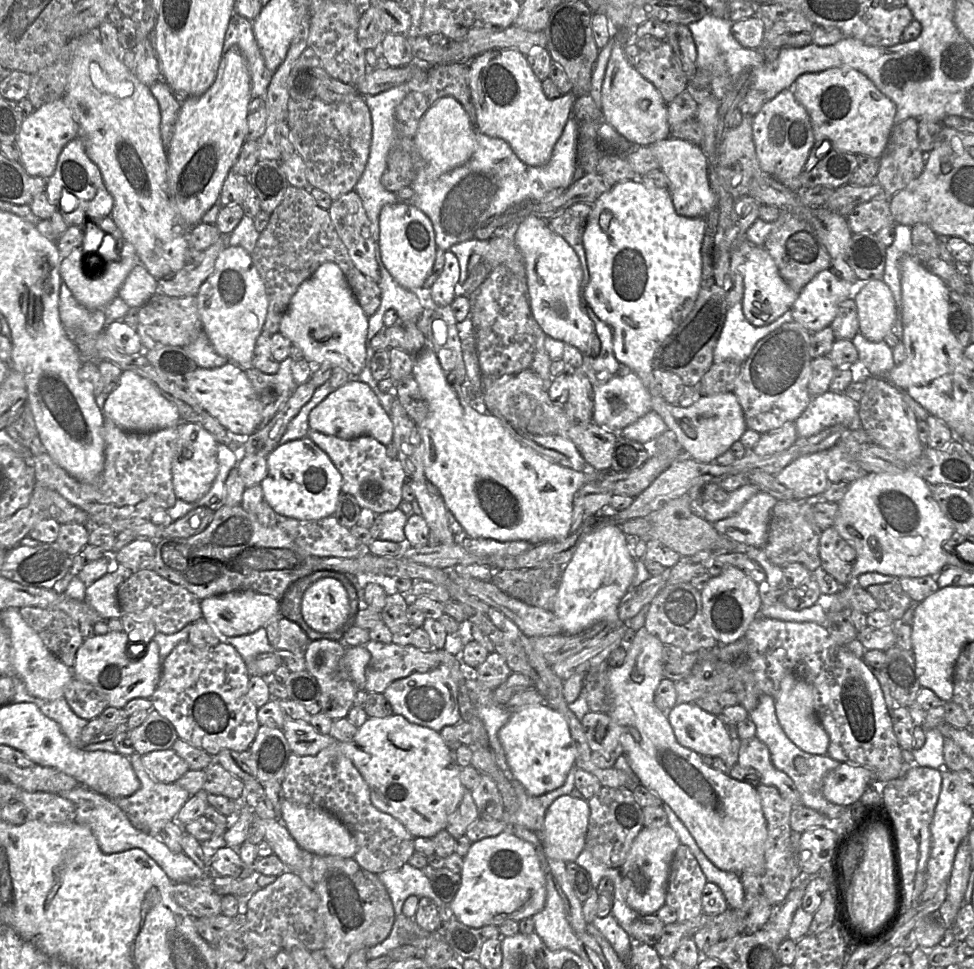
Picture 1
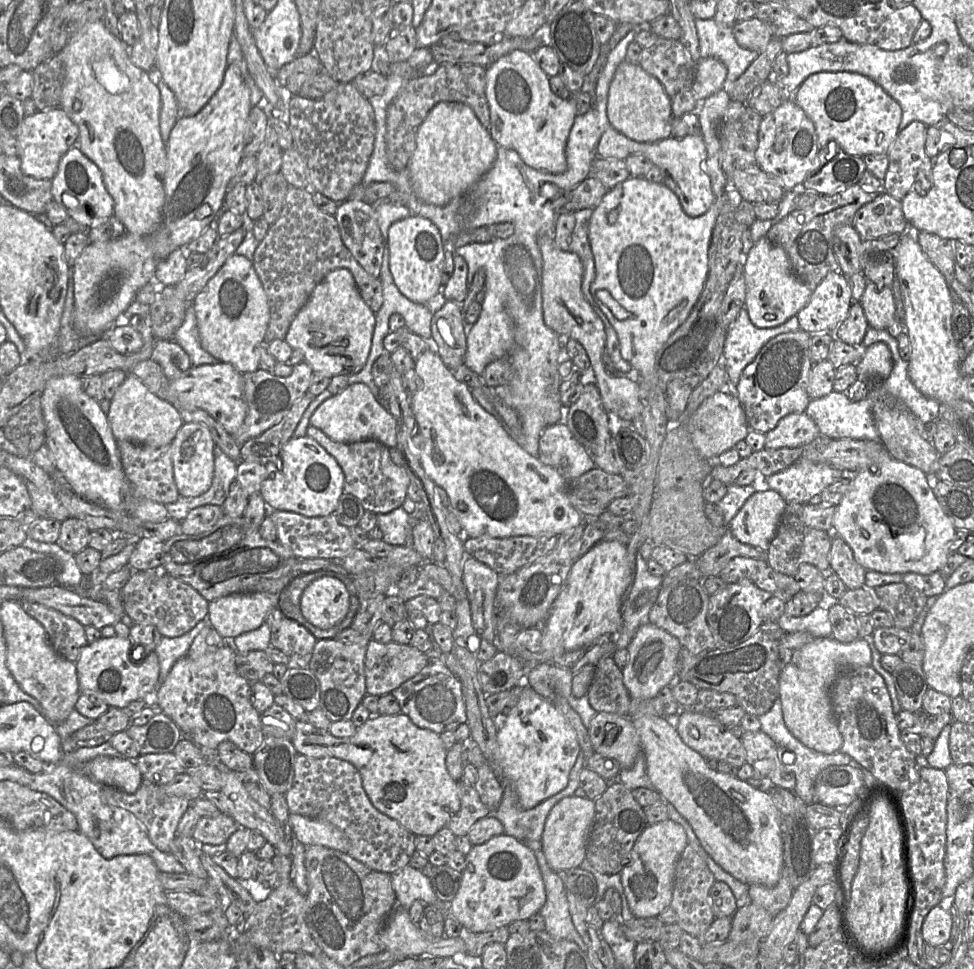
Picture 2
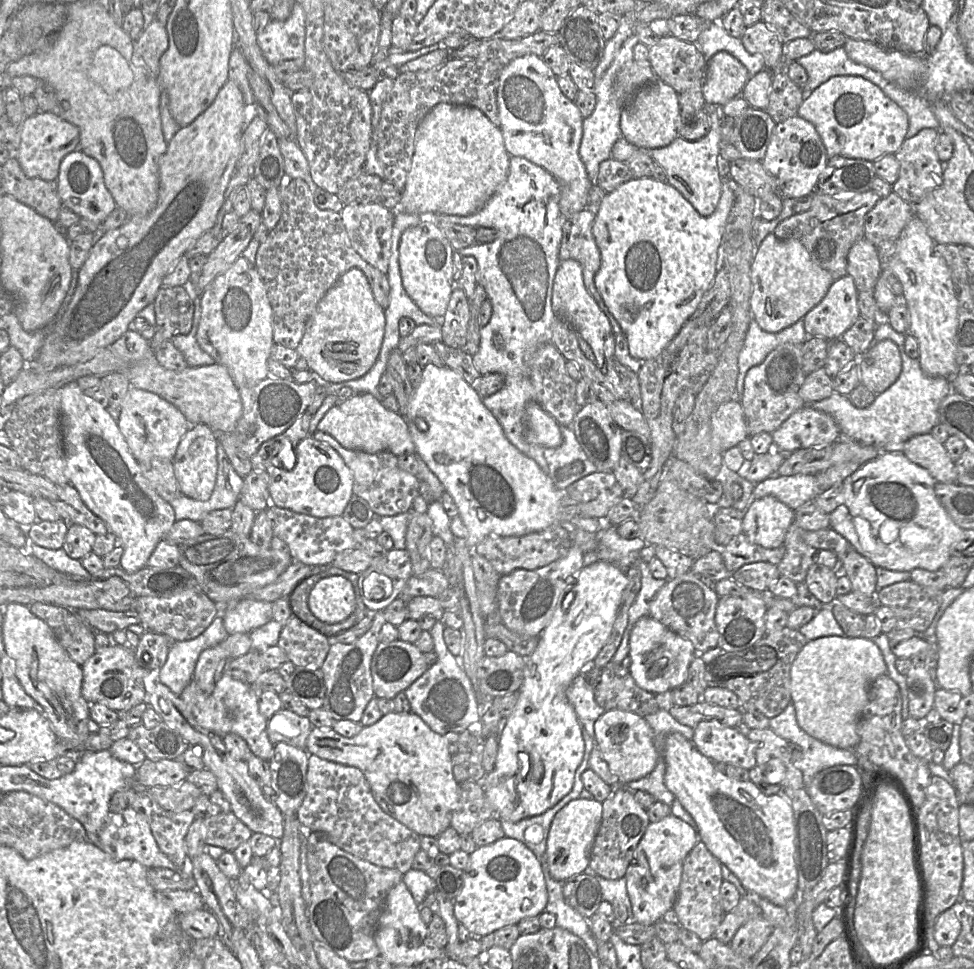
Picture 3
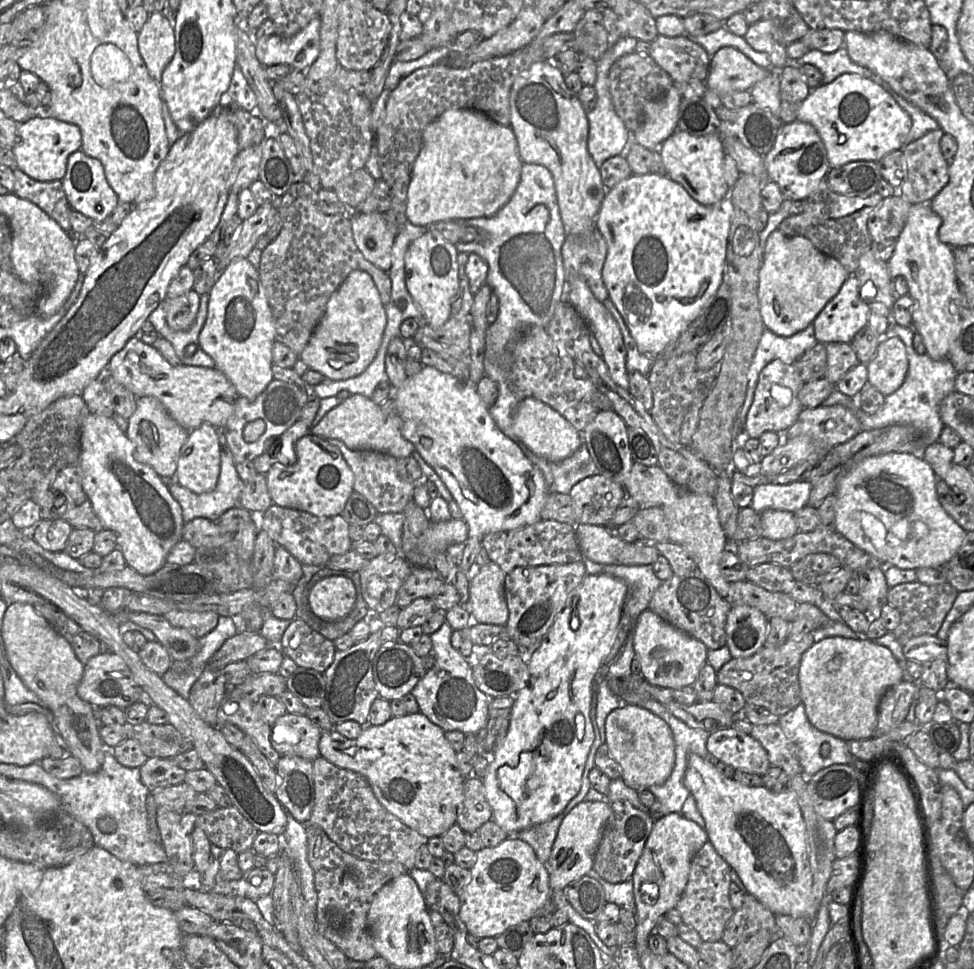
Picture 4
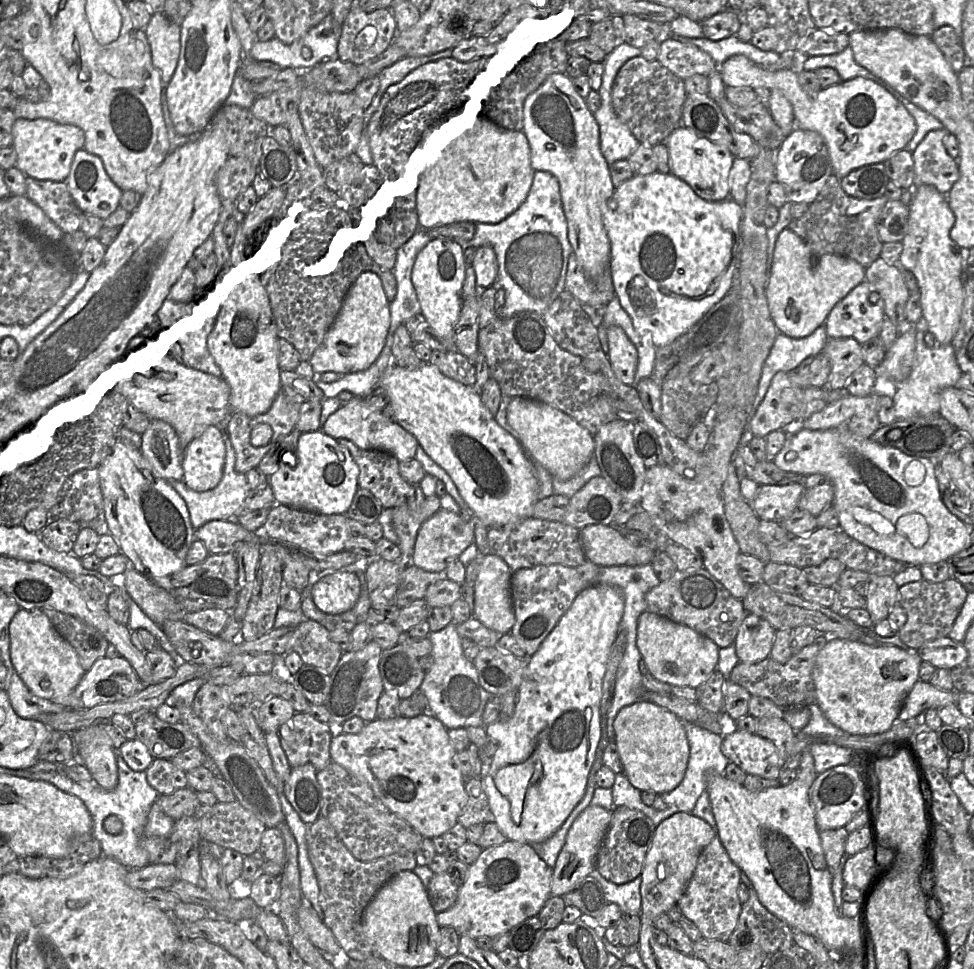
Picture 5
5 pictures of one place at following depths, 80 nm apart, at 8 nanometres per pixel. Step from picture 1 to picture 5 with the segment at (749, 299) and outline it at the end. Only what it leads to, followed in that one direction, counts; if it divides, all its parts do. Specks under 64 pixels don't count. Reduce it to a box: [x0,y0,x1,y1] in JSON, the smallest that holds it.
[766,228,866,338]

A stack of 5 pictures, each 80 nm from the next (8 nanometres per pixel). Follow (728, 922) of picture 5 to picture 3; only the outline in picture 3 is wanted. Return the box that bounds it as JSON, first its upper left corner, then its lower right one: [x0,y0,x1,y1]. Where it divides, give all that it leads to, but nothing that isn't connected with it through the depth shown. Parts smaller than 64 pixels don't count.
[673,841,725,941]

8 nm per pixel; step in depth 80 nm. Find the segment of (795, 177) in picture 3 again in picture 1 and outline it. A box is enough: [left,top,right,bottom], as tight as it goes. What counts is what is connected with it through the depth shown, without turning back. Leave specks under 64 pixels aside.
[752,89,815,180]

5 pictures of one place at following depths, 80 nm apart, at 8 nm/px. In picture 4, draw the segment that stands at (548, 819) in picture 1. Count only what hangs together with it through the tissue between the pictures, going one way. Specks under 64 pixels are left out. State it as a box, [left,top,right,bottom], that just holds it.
[547,800,610,890]

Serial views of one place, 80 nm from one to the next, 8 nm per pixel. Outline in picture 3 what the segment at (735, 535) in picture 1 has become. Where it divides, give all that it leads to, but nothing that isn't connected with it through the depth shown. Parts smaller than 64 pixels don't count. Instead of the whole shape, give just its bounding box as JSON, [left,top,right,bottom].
[742,496,795,549]

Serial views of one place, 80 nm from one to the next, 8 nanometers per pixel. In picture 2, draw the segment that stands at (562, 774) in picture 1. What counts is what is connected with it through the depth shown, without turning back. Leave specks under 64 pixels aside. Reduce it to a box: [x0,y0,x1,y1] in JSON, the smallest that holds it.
[497,683,581,809]

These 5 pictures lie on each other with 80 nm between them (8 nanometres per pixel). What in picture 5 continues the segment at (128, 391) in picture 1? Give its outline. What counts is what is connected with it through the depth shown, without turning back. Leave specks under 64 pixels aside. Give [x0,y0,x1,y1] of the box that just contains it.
[140,419,182,481]

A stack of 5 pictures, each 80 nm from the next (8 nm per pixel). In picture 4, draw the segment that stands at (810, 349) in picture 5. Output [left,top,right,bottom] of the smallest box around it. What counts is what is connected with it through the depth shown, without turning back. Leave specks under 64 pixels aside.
[735,325,819,446]

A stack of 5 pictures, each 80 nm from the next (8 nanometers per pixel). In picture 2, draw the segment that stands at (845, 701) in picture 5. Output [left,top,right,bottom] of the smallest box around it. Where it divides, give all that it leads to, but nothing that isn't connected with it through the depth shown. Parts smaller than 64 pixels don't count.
[779,636,872,754]

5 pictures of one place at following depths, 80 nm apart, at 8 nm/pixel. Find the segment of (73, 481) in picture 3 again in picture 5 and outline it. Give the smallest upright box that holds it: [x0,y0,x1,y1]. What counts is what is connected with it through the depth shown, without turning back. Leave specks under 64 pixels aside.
[99,440,195,581]

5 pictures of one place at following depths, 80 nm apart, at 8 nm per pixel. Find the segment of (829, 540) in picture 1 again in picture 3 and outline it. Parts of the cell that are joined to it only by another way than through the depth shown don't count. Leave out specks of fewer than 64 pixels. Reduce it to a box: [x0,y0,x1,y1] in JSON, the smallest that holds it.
[839,548,878,596]

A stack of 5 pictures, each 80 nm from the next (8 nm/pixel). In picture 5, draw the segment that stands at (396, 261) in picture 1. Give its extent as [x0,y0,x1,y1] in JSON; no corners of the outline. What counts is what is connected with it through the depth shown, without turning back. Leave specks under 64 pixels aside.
[411,239,466,351]

